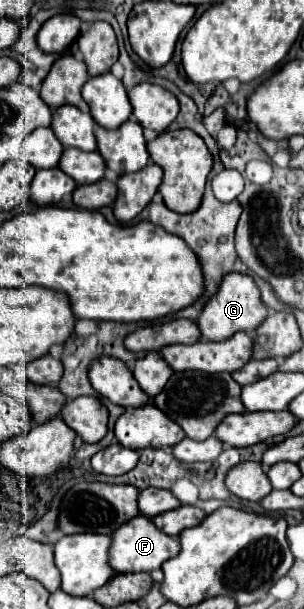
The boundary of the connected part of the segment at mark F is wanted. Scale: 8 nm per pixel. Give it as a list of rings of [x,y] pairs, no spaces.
[[[138,515],[136,519],[124,523],[124,527],[112,533],[110,565],[116,573],[150,573],[154,569],[160,569],[164,561],[176,557],[176,553],[180,553],[178,539],[166,535],[150,519]]]

